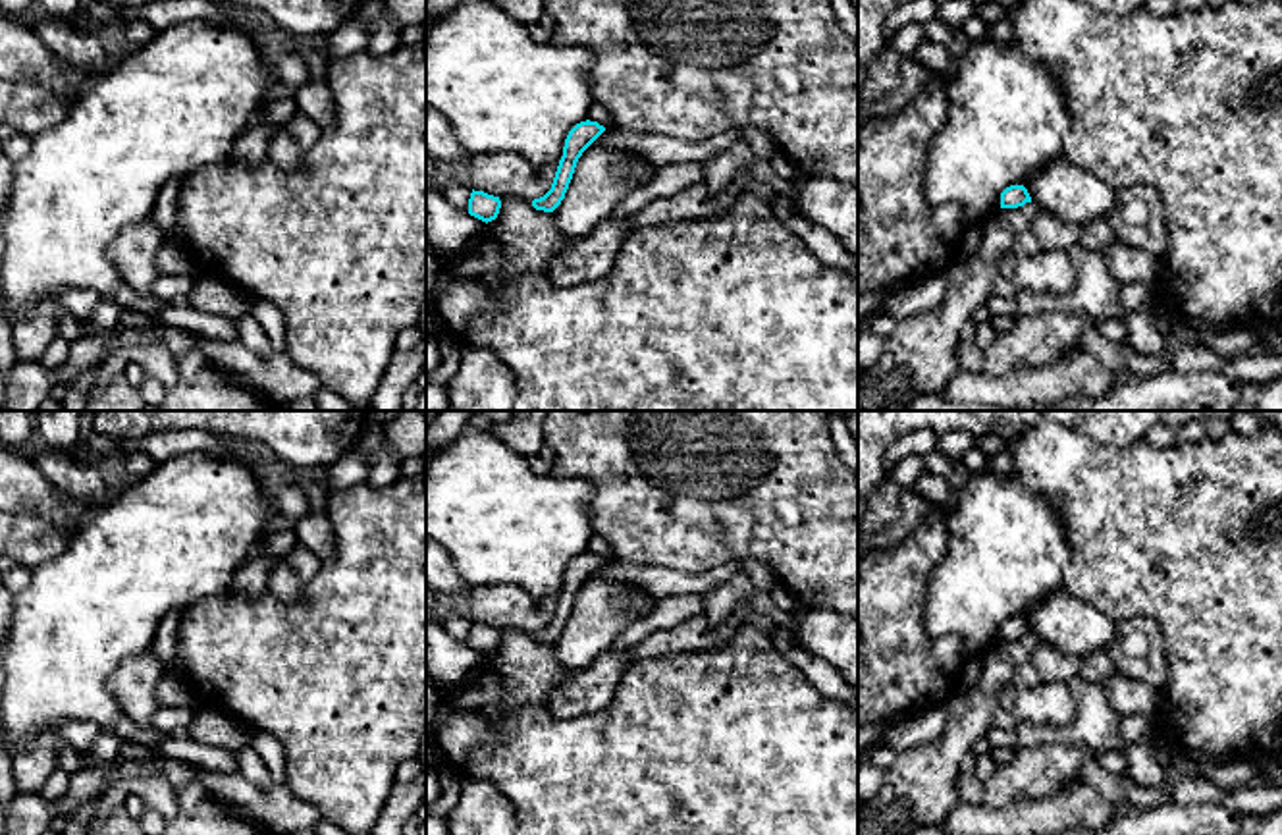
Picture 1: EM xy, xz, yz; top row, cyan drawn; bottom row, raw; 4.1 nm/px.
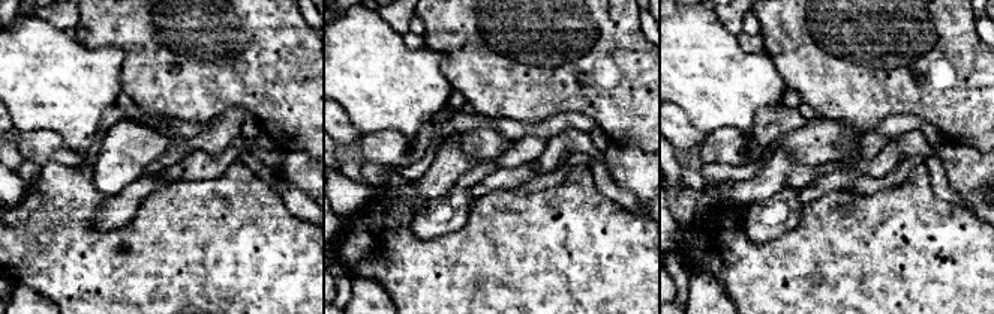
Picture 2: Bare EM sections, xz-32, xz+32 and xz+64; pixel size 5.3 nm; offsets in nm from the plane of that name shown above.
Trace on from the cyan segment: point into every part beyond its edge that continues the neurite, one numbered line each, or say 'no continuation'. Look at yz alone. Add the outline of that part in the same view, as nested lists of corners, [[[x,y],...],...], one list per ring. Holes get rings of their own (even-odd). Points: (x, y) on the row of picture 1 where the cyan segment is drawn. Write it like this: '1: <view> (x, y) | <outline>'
no continuation

